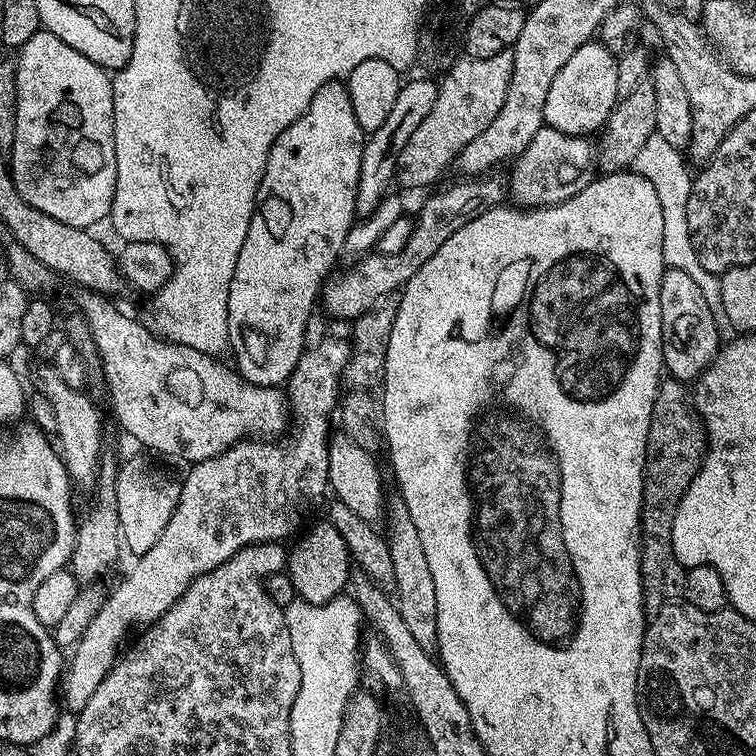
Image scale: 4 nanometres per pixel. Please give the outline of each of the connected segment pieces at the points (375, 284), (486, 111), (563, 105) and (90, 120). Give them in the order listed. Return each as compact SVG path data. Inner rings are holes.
M496 174L459 179L446 185L441 192L434 193L421 206L420 217L415 217L410 238L406 246L398 250L398 254L362 256L353 263L356 264L353 268L345 270L344 276L333 275L322 289L322 308L324 304L330 315L345 322L357 320L362 314L366 314L366 310L370 310L370 306L374 306L374 302L378 302L378 298L391 292L399 293L410 282L410 278L418 274L419 268L433 256L434 250L438 250L438 246L442 246L442 242L450 238L450 234L462 230L466 222L478 218L478 214L482 214L487 208L499 208L505 203L506 184Z
M511 51L494 54L494 58L460 58L454 64L443 73L444 81L439 81L434 110L430 110L430 115L418 125L418 130L410 134L410 142L406 142L406 146L402 146L402 154L398 154L397 185L424 188L434 183L448 167L453 167L461 150L474 142L474 138L478 138L494 118L498 118L502 102L506 102L510 74L514 70Z
M589 42L574 50L574 54L570 54L570 62L566 62L562 70L558 70L550 91L546 93L545 125L571 136L591 137L599 133L607 122L608 115L616 109L617 59L617 53L599 42Z
M47 30L35 32L19 48L15 62L16 133L10 153L14 186L34 210L42 210L42 214L50 214L50 218L66 226L95 229L99 220L109 219L116 189L112 76Z

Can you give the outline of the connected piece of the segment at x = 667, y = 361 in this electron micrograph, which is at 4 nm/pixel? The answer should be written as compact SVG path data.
M665 267L660 287L662 306L662 358L671 379L681 382L695 381L712 364L722 347L718 326L714 326L712 307L706 302L702 290L686 270Z

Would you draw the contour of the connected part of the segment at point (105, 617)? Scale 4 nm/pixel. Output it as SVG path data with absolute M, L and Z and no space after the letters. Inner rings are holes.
M320 340L316 345L305 347L300 353L298 366L294 366L292 377L286 382L286 395L290 409L290 431L283 438L273 442L268 438L249 438L228 448L214 458L197 460L191 465L188 477L183 477L180 497L166 530L158 534L158 542L146 550L146 554L135 557L132 569L116 584L112 593L104 597L104 604L90 626L86 627L66 660L66 673L62 678L62 704L78 714L90 702L90 697L102 686L102 678L110 674L118 660L116 651L124 640L124 635L135 624L143 626L155 623L161 616L182 598L182 594L202 574L212 572L222 562L234 558L238 550L251 544L270 544L287 541L287 536L295 537L301 531L300 523L319 506L323 505L324 491L329 491L328 482L328 427L334 424L334 413L342 399L342 381L348 365L350 344L344 340Z

